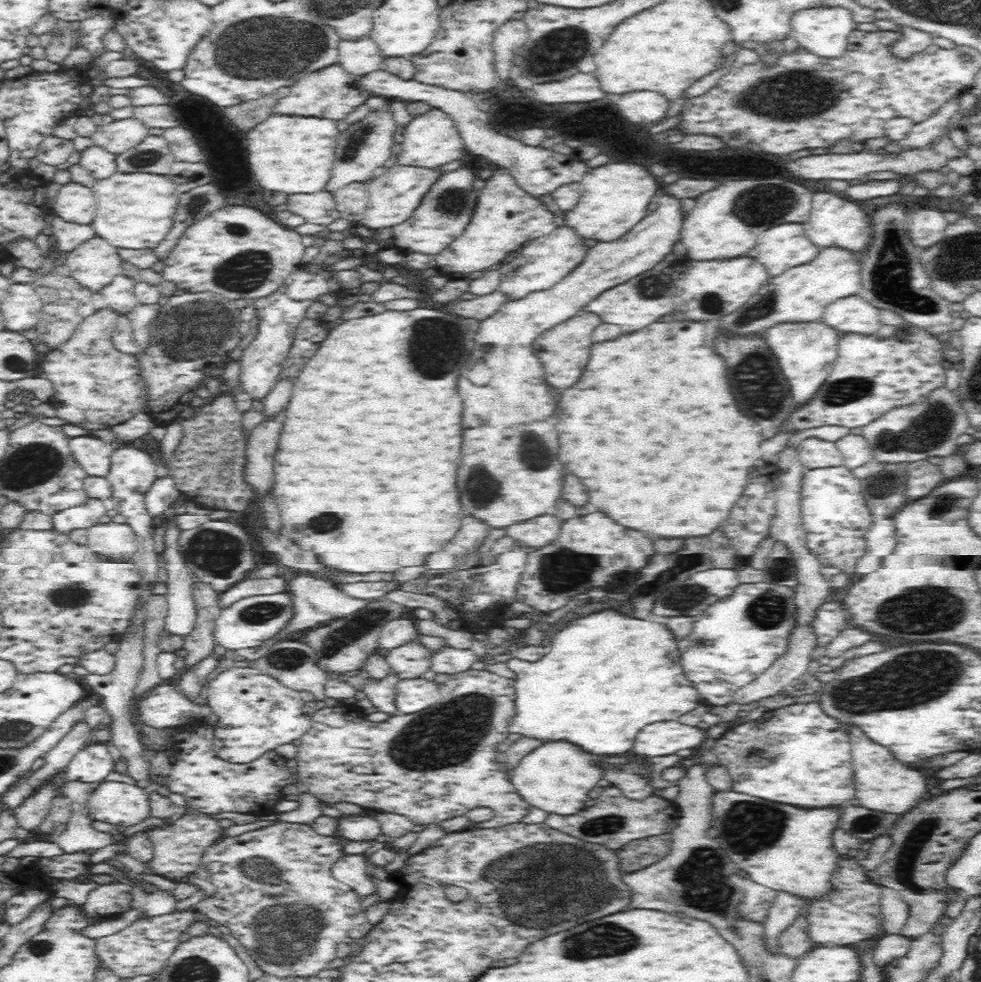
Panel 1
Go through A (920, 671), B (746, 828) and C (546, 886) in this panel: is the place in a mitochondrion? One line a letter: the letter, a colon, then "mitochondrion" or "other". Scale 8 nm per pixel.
A: mitochondrion
B: mitochondrion
C: mitochondrion

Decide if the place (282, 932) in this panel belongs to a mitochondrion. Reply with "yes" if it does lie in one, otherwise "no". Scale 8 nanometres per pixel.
yes

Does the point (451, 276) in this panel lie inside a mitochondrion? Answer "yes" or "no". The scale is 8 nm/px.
no

